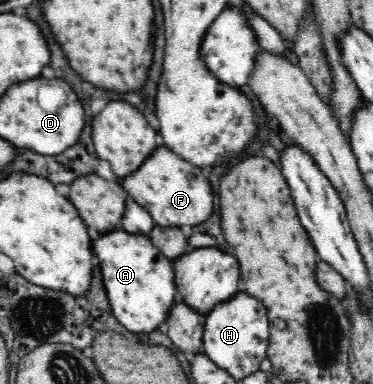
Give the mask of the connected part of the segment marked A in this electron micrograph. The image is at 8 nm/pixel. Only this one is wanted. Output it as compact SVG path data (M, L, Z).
M123 229L104 234L94 248L112 312L120 325L133 337L165 330L170 312L179 300L172 262L160 254L149 237L128 234Z

